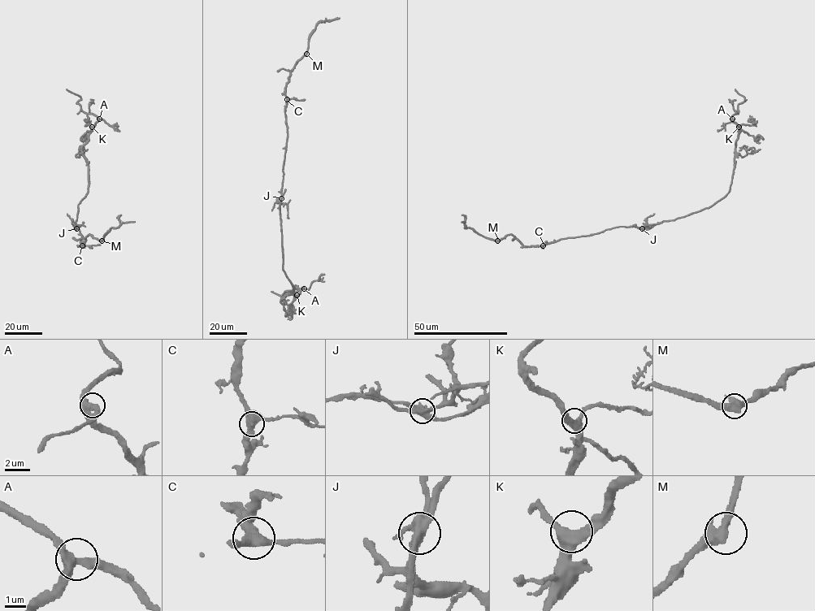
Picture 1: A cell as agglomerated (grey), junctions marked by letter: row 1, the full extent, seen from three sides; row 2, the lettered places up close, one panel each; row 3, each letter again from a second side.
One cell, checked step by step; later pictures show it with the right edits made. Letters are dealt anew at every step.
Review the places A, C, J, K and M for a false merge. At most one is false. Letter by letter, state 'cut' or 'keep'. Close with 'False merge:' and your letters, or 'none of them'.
A: keep
C: keep
J: cut
K: keep
M: keep
False merge: J

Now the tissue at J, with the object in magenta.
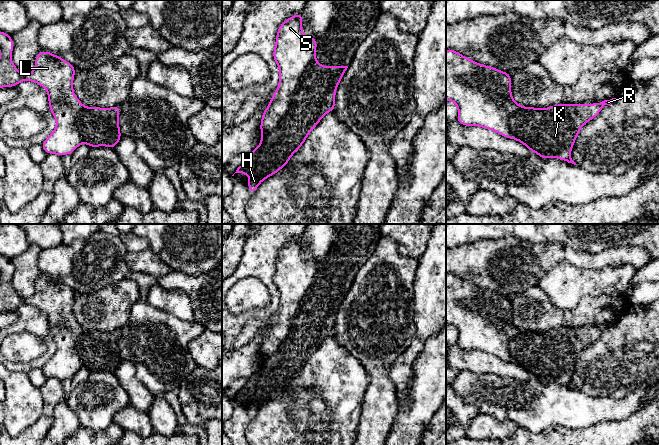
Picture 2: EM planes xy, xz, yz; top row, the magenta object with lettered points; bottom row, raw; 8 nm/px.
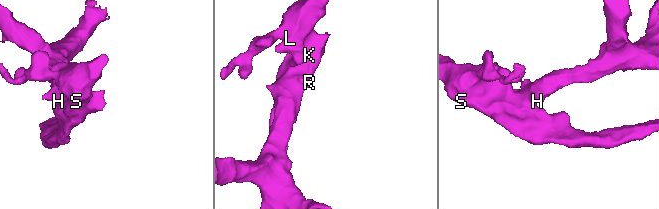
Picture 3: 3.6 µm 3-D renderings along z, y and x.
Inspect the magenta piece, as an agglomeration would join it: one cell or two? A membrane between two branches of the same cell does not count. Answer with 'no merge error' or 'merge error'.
merge error

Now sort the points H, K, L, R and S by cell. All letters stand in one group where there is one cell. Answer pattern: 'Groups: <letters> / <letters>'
Groups: H K R / L S

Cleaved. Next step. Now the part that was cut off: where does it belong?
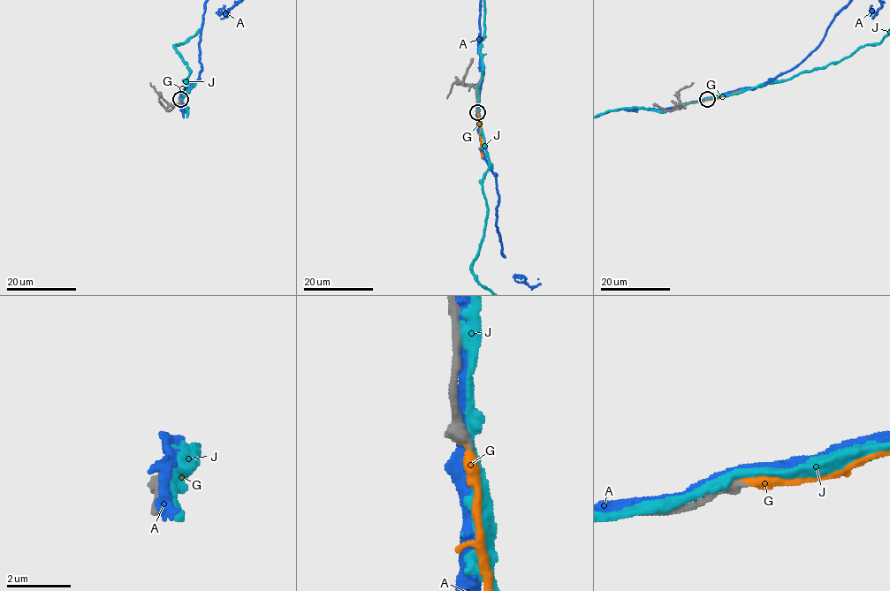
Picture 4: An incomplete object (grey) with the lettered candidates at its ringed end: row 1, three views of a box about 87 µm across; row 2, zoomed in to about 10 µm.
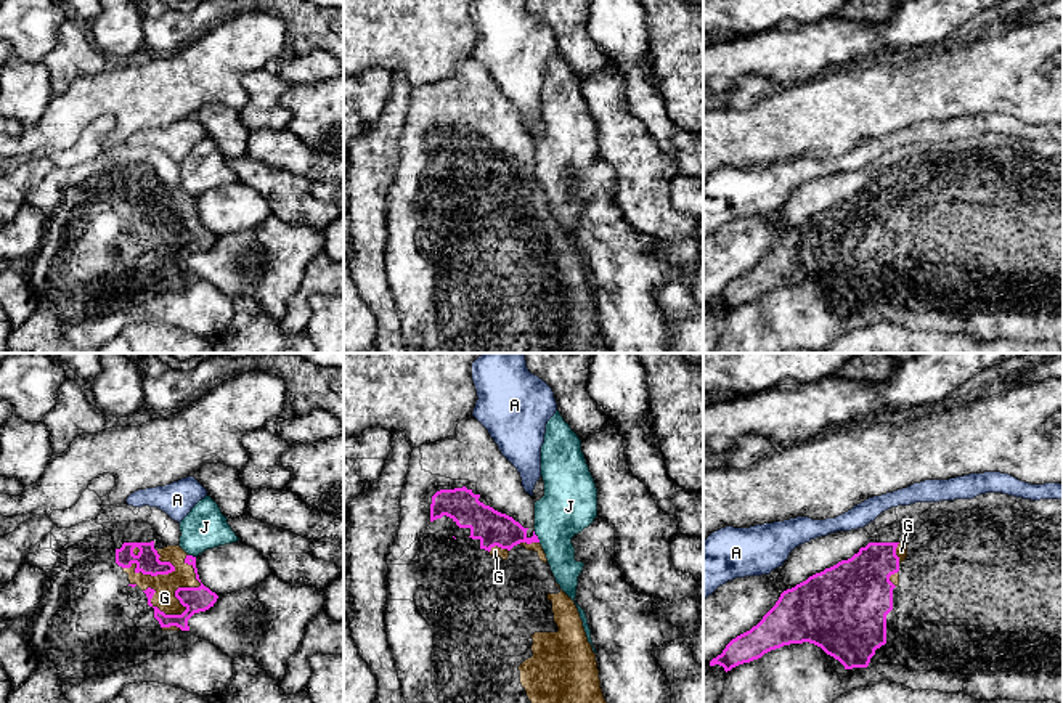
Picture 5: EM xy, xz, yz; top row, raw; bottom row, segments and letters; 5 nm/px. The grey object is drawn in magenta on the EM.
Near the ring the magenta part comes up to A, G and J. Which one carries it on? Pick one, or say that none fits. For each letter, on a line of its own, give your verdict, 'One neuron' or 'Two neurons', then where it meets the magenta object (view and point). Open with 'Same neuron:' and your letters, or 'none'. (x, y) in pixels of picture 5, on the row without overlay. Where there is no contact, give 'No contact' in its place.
Same neuron: G
A: Two neurons. No contact
G: One neuron. Touches magenta at xy (183, 228)
J: Two neurons. Touches magenta at xz (537, 177)

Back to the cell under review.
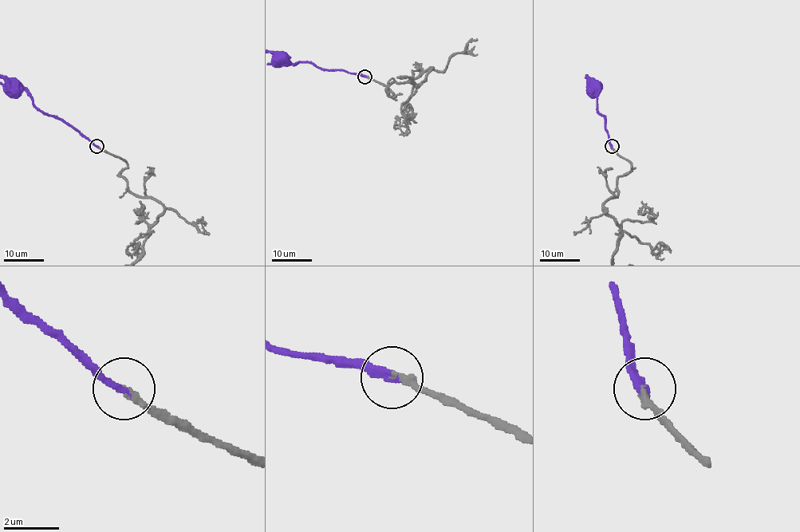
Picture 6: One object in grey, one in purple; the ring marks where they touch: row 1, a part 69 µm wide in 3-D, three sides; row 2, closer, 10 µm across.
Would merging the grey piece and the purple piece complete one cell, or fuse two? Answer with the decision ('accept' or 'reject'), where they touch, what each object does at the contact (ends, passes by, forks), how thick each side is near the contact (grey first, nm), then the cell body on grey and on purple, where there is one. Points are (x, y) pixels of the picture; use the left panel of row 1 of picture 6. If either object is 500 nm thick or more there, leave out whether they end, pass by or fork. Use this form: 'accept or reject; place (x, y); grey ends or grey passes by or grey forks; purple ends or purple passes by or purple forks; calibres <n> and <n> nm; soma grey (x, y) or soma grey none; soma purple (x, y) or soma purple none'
accept; place (96, 146); grey ends; purple ends; calibres 240 and 320 nm; soma grey none; soma purple (14, 88)

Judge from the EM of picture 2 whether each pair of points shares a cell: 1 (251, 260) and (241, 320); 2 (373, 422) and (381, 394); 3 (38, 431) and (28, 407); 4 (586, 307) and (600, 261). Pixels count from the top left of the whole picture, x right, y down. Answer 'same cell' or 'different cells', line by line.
1: same cell
2: same cell
3: different cells
4: different cells

